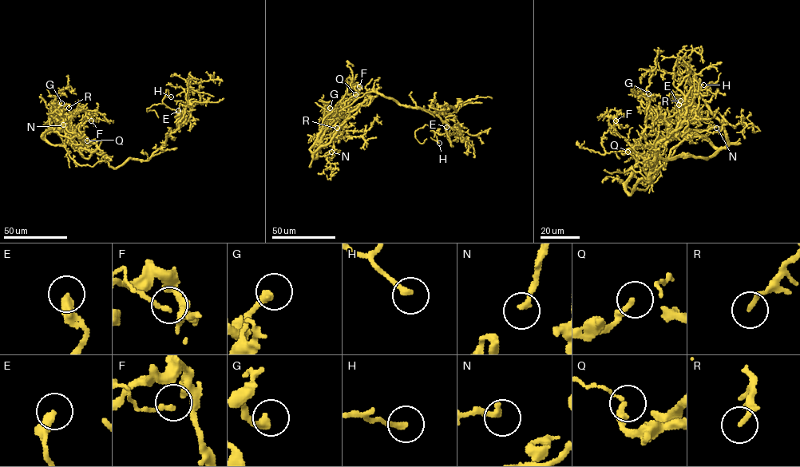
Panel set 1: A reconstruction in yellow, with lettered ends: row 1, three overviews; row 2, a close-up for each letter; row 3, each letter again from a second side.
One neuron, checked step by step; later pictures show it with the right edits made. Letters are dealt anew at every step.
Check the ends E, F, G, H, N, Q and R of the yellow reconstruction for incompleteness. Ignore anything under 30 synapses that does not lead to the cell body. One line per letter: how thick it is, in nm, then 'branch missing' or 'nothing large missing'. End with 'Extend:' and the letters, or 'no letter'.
E: 380 nm | nothing large missing
F: 180 nm | nothing large missing
G: 320 nm | nothing large missing
H: 240 nm | nothing large missing
N: 280 nm | nothing large missing
Q: 170 nm | nothing large missing
R: 180 nm | nothing large missing
Extend: no letter

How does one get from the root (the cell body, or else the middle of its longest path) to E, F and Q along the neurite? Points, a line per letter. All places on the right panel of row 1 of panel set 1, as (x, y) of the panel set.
E: (626, 190), (631, 194), (641, 179), (648, 181), (656, 145), (675, 130), (680, 120), (679, 104)
F: (626, 190), (625, 183), (638, 156), (631, 148), (623, 154), (620, 151), (607, 153), (601, 143), (615, 120)
Q: (626, 190), (625, 183), (631, 177), (638, 157), (631, 148), (627, 148), (624, 154), (627, 152)

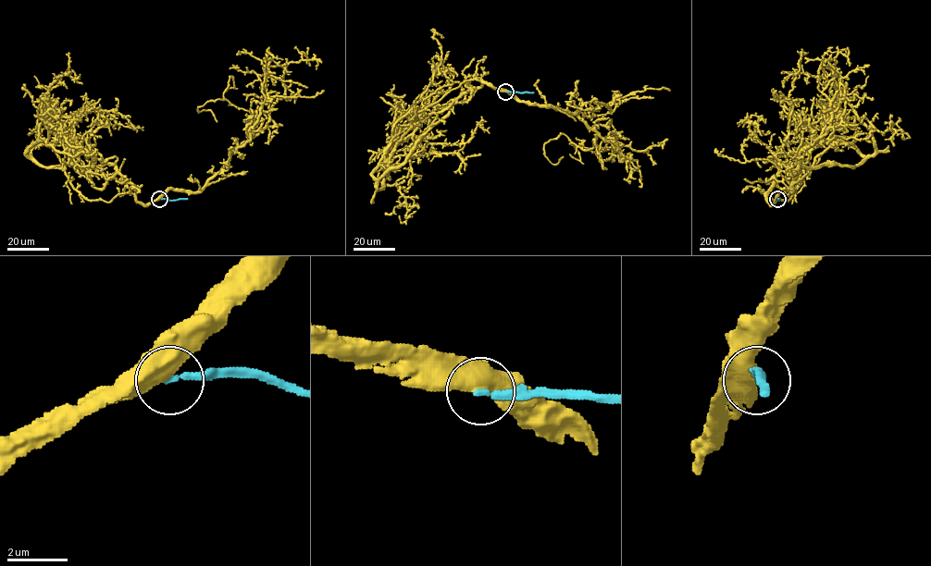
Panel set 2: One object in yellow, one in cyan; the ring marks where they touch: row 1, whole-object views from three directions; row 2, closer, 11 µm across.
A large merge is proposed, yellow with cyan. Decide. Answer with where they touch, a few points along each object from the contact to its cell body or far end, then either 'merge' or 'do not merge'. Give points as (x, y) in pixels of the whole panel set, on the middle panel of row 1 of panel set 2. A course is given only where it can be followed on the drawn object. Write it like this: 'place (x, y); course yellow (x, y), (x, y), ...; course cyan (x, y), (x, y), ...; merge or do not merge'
place (505, 92); course yellow (505, 92), (481, 80), (440, 112), (415, 116), (400, 129), (385, 170), (420, 105); course cyan (505, 92), (534, 92); do not merge

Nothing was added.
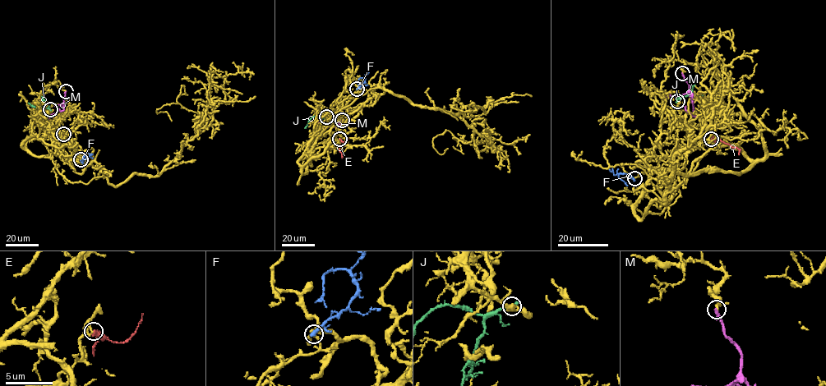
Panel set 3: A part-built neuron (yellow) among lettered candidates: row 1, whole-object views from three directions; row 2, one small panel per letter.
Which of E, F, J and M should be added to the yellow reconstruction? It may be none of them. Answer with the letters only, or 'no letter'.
F

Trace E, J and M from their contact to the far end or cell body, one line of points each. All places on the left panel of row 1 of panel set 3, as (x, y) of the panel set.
E: (63, 134), (66, 144)
J: (49, 109), (43, 105), (36, 107), (29, 103)
M: (66, 91), (63, 110), (47, 117), (44, 112), (40, 113)

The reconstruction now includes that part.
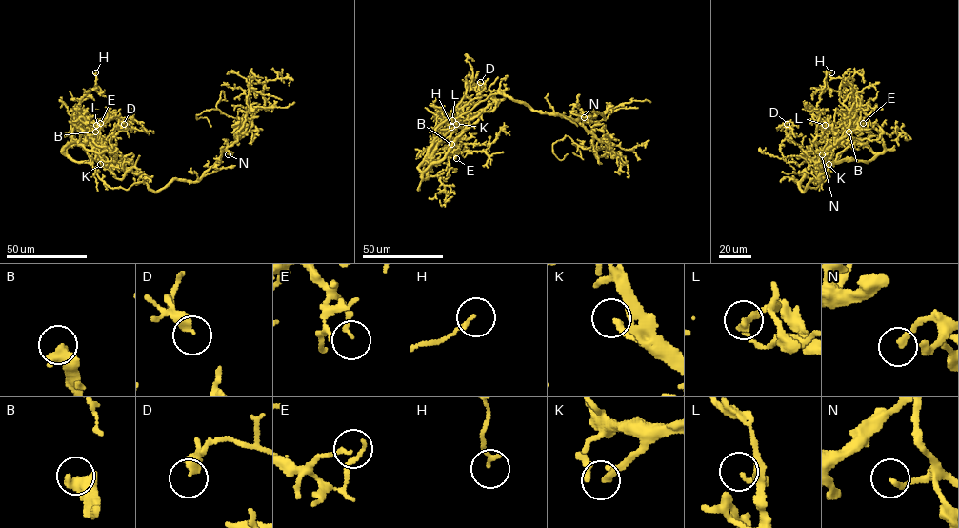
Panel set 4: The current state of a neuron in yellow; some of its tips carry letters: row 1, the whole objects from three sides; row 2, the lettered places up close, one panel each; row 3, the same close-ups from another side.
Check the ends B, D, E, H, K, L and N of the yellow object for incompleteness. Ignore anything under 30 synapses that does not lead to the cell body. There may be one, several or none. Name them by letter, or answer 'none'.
B, E, K

